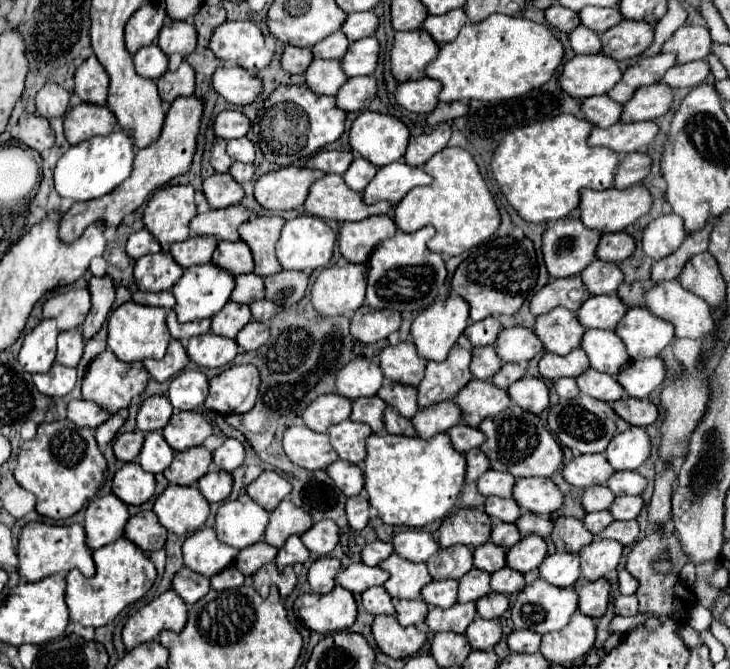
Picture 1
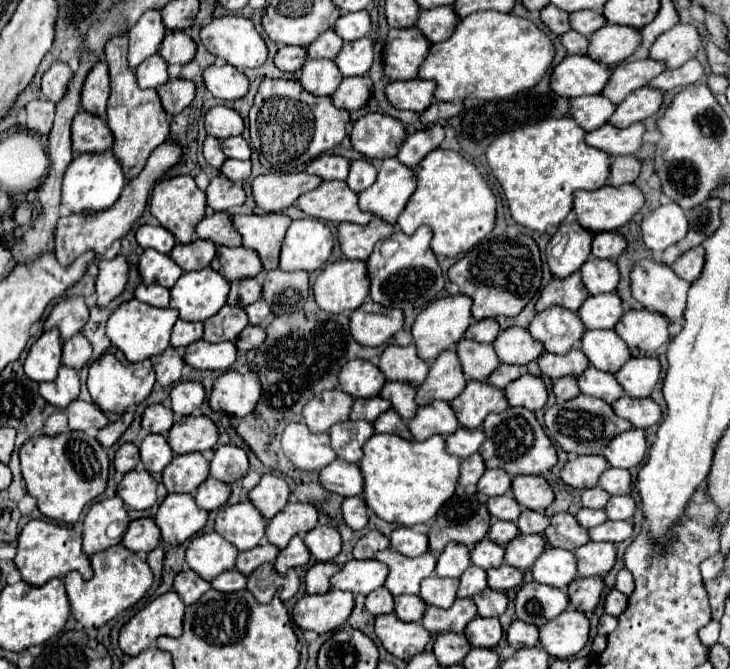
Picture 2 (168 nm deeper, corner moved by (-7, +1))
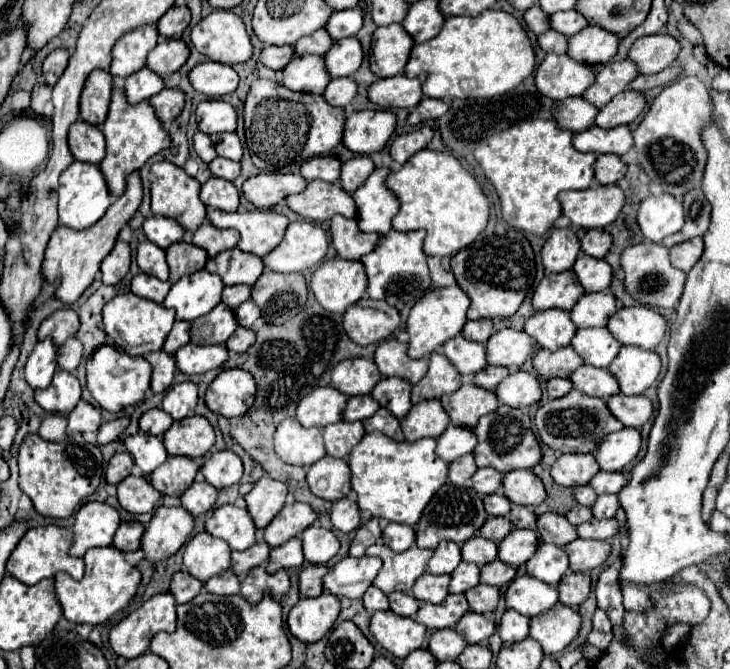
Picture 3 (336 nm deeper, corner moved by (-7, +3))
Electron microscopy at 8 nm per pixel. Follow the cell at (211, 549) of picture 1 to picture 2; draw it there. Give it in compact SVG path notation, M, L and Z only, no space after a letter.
M202 533L188 543L186 563L202 579L212 581L224 571L234 569L238 549L218 533Z

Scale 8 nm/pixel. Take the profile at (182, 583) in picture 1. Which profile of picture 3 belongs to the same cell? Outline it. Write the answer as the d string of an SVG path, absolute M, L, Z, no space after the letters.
M178 571L170 583L170 593L176 597L176 603L192 601L200 593L200 589L202 589L202 581L192 577L188 571Z

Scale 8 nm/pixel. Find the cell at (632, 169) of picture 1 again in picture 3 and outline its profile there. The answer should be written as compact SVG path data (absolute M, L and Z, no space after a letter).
M598 155L596 159L596 167L594 167L594 177L598 179L600 185L612 185L618 183L620 179L624 179L626 175L626 165L620 157L616 155Z

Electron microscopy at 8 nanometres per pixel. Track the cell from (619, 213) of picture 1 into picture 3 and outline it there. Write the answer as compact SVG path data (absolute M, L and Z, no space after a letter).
M598 185L584 191L564 191L560 193L560 203L562 213L572 221L572 227L588 231L588 229L604 229L606 225L614 223L626 203L626 195L618 185Z

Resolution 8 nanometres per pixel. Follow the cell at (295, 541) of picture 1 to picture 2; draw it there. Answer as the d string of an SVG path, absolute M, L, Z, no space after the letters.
M294 537L286 549L282 549L274 561L274 567L280 575L284 575L290 567L302 567L310 561L310 551L306 549L300 537Z

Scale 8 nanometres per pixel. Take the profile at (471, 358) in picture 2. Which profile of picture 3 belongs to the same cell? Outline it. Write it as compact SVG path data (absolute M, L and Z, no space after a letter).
M462 335L452 337L444 343L444 355L456 365L462 375L476 375L488 365L486 347L482 343L468 341Z

